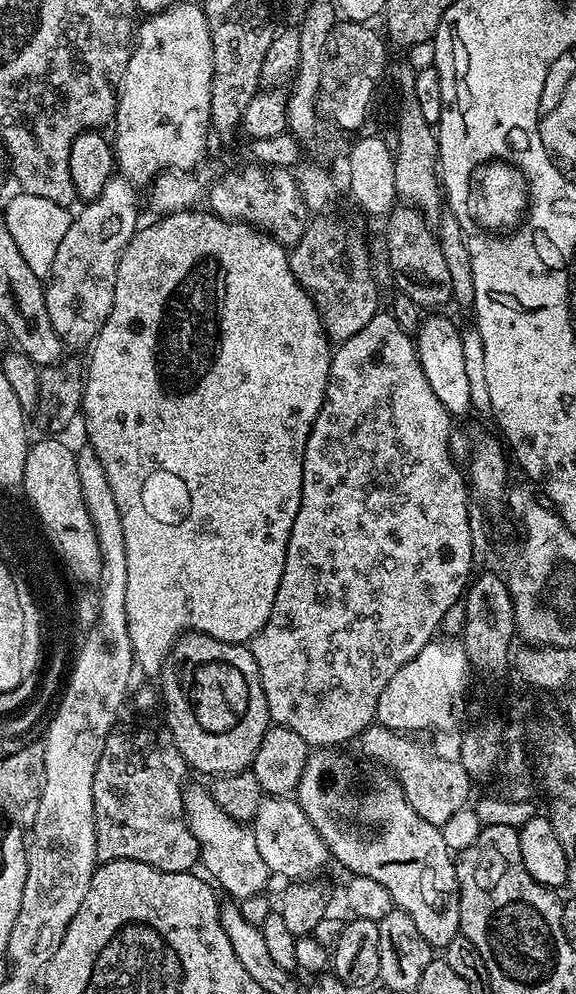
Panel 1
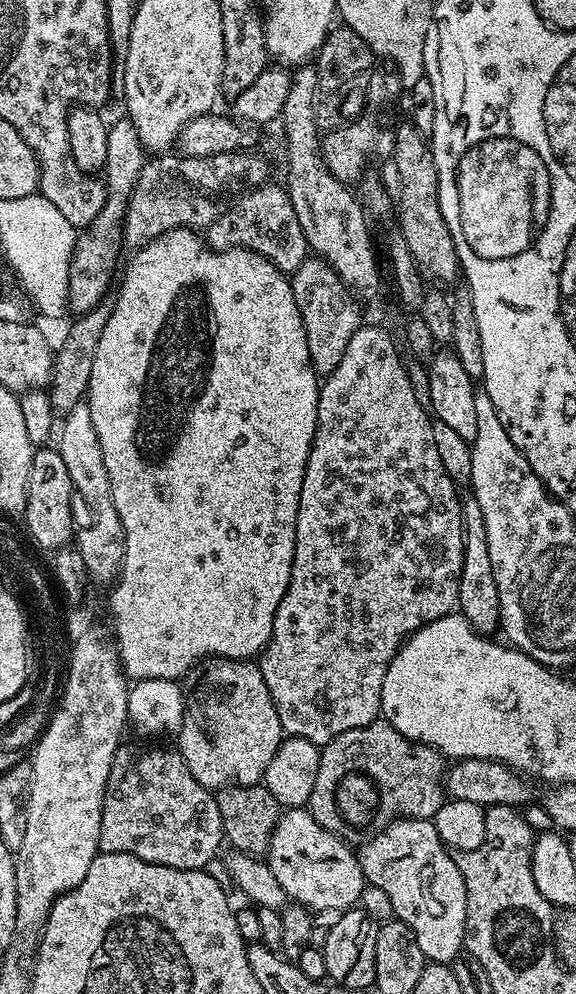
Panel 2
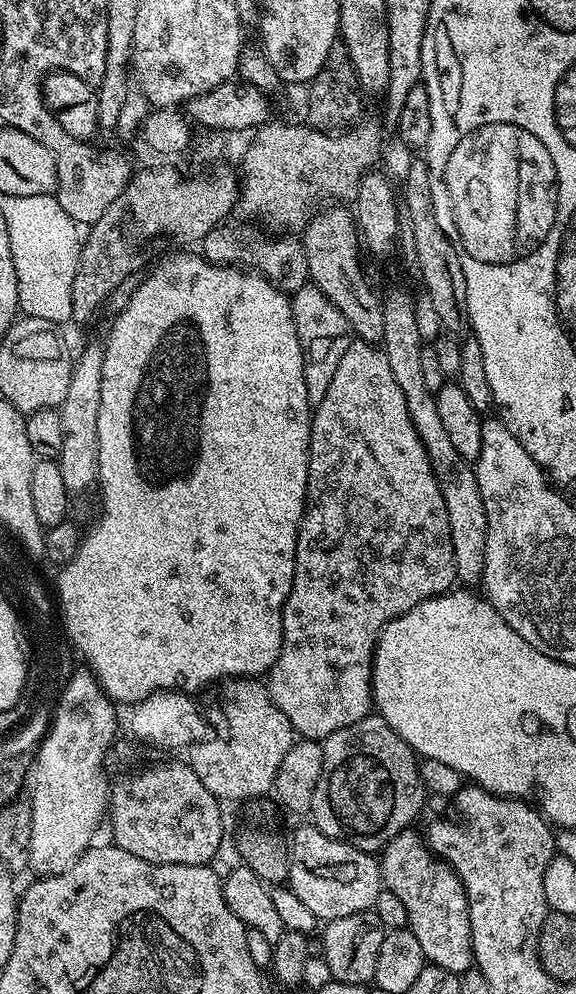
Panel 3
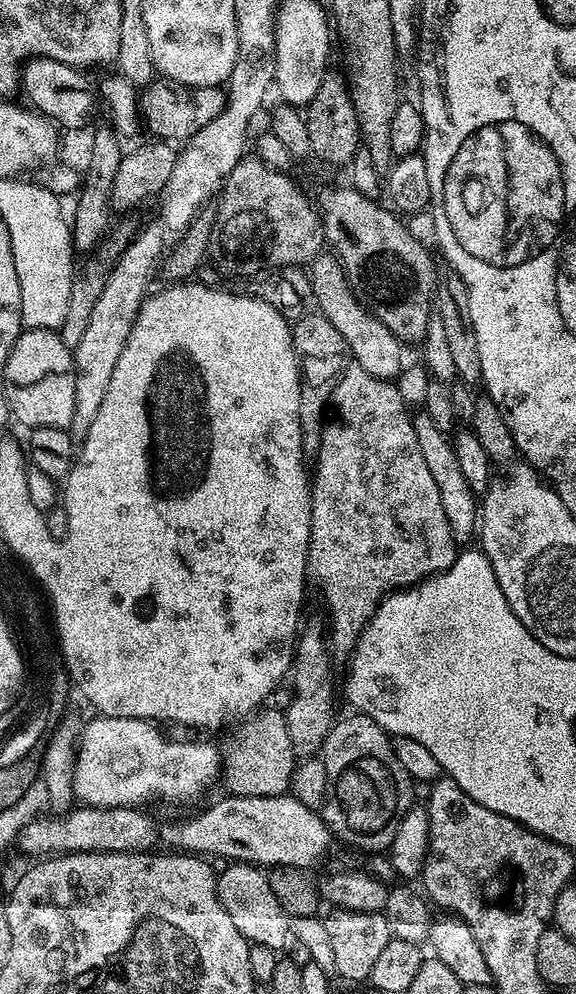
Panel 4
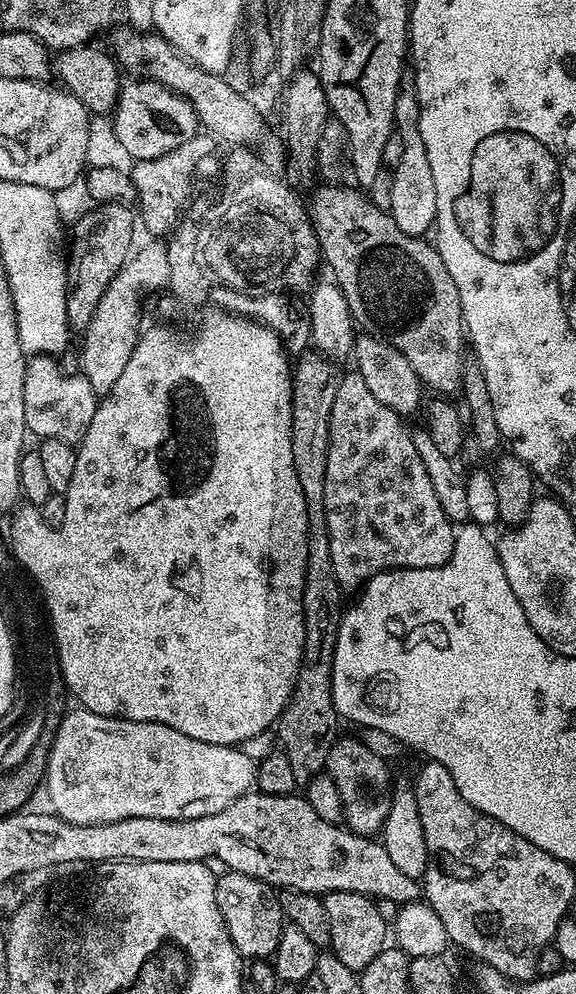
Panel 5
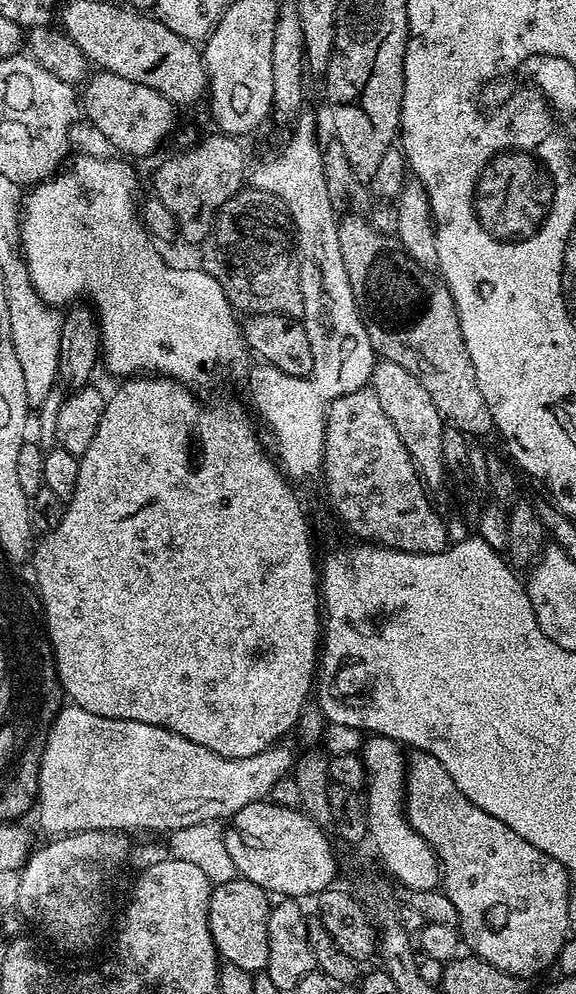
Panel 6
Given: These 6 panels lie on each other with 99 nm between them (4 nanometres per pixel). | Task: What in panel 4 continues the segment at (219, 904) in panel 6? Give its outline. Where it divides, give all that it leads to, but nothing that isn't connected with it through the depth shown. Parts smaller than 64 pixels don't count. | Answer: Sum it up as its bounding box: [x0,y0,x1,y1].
[216,862,292,950]

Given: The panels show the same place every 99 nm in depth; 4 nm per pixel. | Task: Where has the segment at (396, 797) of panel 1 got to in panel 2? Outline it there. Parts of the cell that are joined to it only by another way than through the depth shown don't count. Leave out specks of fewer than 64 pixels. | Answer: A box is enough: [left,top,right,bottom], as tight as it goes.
[358,818,468,965]

